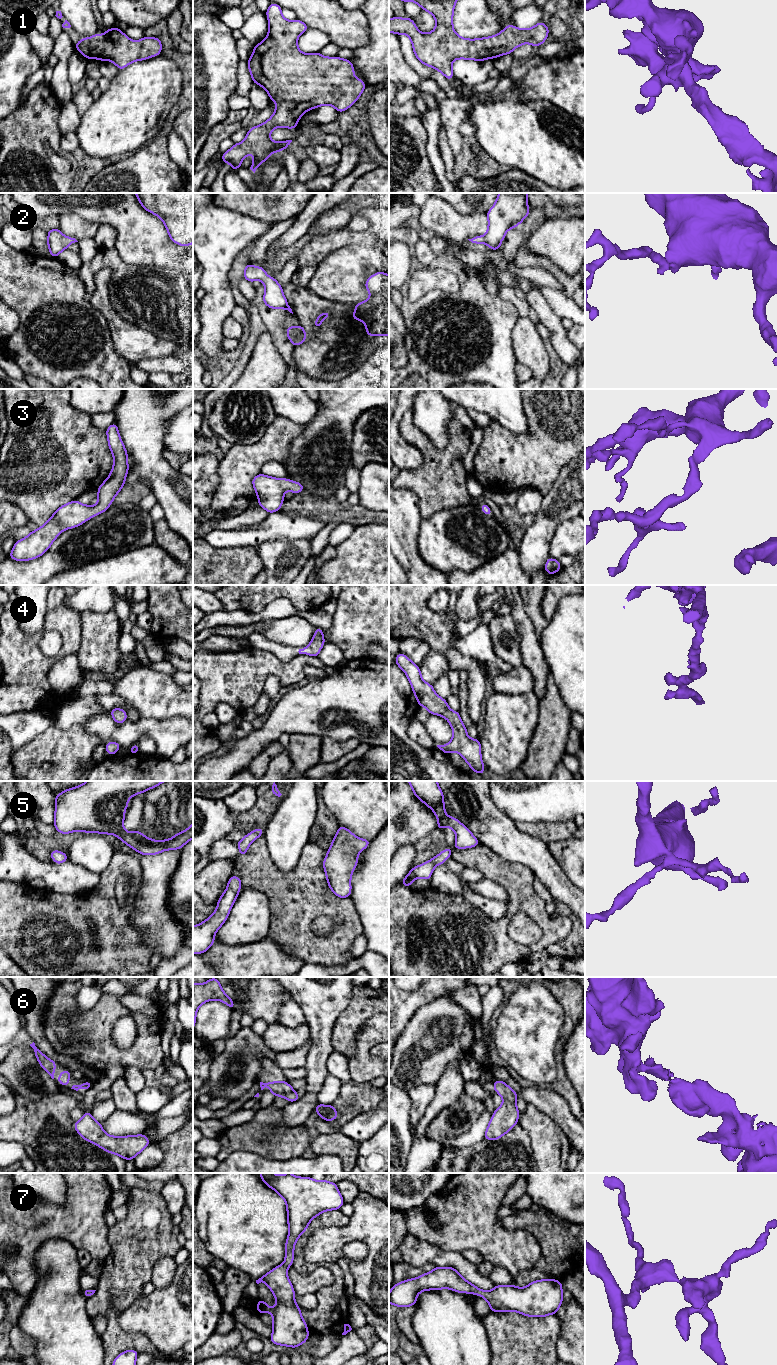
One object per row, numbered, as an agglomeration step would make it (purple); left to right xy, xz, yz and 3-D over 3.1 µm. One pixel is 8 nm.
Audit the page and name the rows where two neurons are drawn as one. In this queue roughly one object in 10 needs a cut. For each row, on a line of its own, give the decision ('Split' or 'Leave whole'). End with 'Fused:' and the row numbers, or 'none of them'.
1: Leave whole
2: Leave whole
3: Leave whole
4: Leave whole
5: Leave whole
6: Leave whole
7: Leave whole
Fused: none of them

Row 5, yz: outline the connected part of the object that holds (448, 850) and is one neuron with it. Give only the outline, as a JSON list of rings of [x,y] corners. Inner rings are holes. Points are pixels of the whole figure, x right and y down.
[[[447,847],[441,853],[436,855],[429,861],[415,866],[410,870],[408,875],[401,881],[401,884],[410,888],[410,884],[417,878],[431,879],[432,872],[437,865],[445,863],[445,861],[451,857],[452,848]]]

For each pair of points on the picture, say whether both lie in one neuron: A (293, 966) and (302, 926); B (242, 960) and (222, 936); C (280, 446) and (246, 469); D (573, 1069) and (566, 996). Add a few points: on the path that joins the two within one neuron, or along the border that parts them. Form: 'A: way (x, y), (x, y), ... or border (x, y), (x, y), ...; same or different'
A: border (276, 943), (283, 950), (298, 957), (304, 963); different
B: border (217, 940), (229, 945), (253, 943); different
C: way (272, 447), (266, 449), (254, 461); same
D: border (574, 1027), (564, 1047), (564, 1058); different

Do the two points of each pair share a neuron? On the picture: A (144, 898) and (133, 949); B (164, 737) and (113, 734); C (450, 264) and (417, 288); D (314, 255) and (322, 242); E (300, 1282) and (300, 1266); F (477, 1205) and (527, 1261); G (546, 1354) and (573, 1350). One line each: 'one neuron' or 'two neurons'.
A: two neurons
B: one neuron
C: two neurons
D: one neuron
E: two neurons
F: one neuron
G: two neurons

